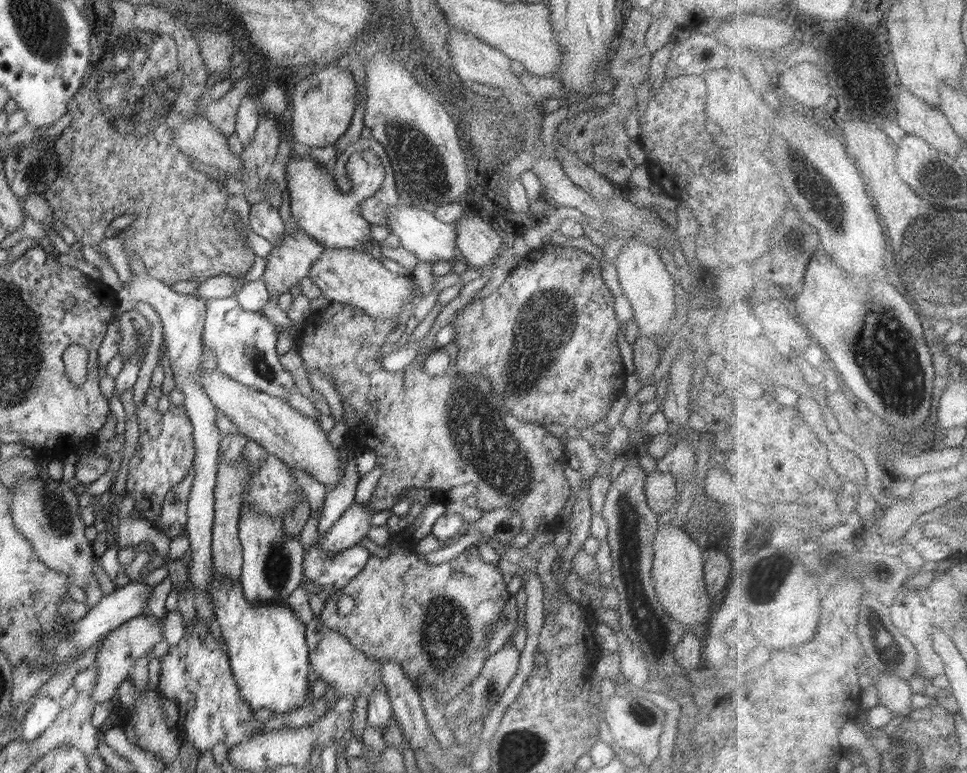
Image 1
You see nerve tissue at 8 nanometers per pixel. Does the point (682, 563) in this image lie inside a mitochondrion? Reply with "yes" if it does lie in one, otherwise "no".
no

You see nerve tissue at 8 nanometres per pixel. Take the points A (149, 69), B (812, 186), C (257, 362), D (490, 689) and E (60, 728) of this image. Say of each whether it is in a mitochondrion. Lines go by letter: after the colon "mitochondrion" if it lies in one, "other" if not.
A: mitochondrion
B: mitochondrion
C: mitochondrion
D: mitochondrion
E: other

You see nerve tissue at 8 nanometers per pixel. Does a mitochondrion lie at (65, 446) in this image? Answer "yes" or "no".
no

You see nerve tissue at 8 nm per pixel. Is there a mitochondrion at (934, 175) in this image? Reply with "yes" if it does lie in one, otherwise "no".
yes

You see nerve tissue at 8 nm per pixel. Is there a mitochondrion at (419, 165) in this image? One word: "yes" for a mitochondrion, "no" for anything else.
yes

